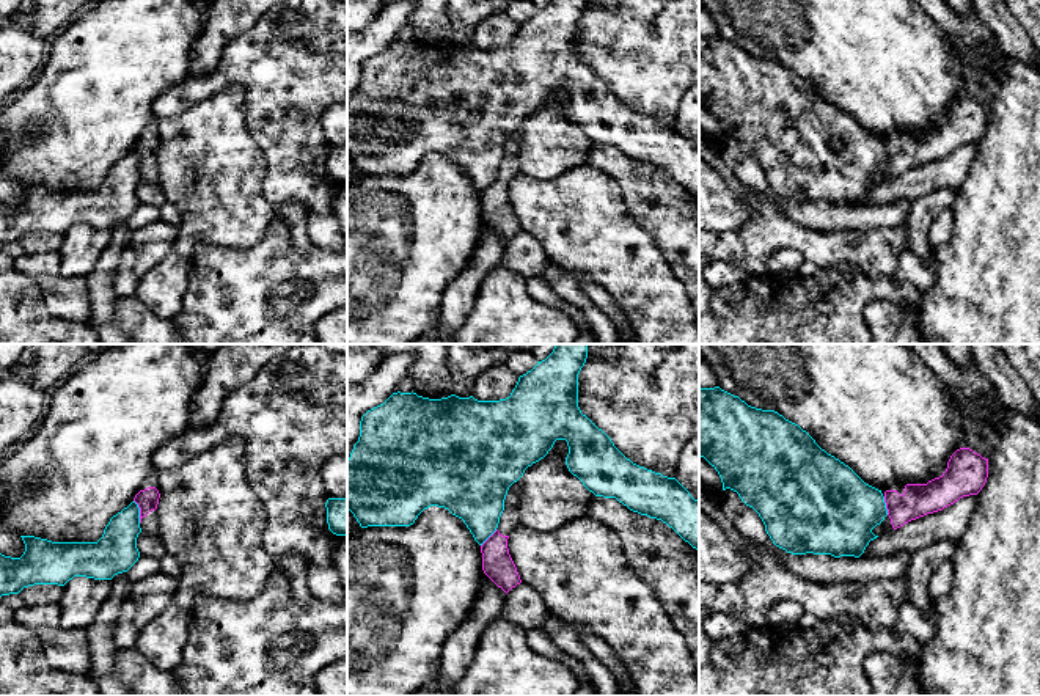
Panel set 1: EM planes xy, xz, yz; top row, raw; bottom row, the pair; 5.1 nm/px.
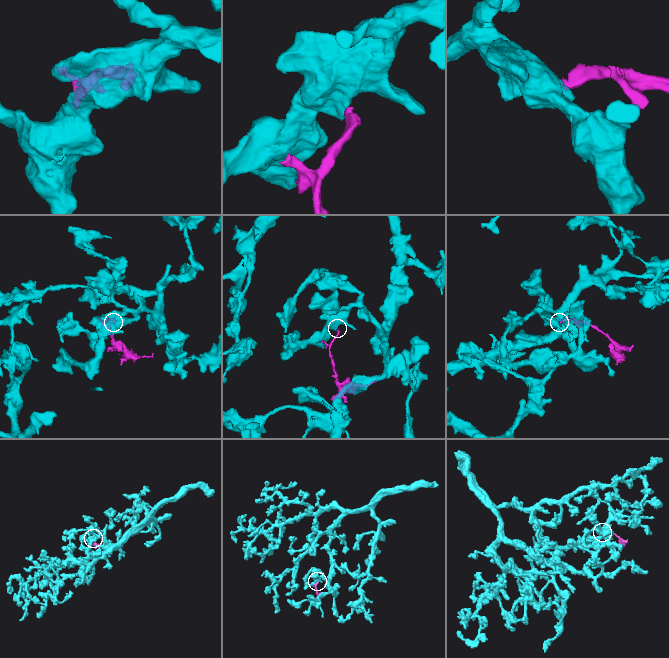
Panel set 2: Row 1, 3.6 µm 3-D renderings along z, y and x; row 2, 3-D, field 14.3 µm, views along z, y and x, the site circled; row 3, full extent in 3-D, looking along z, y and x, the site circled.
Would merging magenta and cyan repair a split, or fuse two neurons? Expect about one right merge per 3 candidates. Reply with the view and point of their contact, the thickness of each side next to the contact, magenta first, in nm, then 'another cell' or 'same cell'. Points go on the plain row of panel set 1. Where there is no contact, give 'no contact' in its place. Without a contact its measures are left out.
xy (140, 159) | 110/220 nm | another cell

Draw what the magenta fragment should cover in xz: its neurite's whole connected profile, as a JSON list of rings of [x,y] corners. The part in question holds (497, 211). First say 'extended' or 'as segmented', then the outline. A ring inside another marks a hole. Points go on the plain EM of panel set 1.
extended; [[[520,127],[507,138],[496,179],[481,193],[484,222],[506,242],[522,231],[507,196],[509,182],[520,173],[517,165],[518,141]]]

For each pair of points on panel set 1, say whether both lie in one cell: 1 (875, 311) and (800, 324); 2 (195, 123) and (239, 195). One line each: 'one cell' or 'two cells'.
1: two cells
2: one cell

